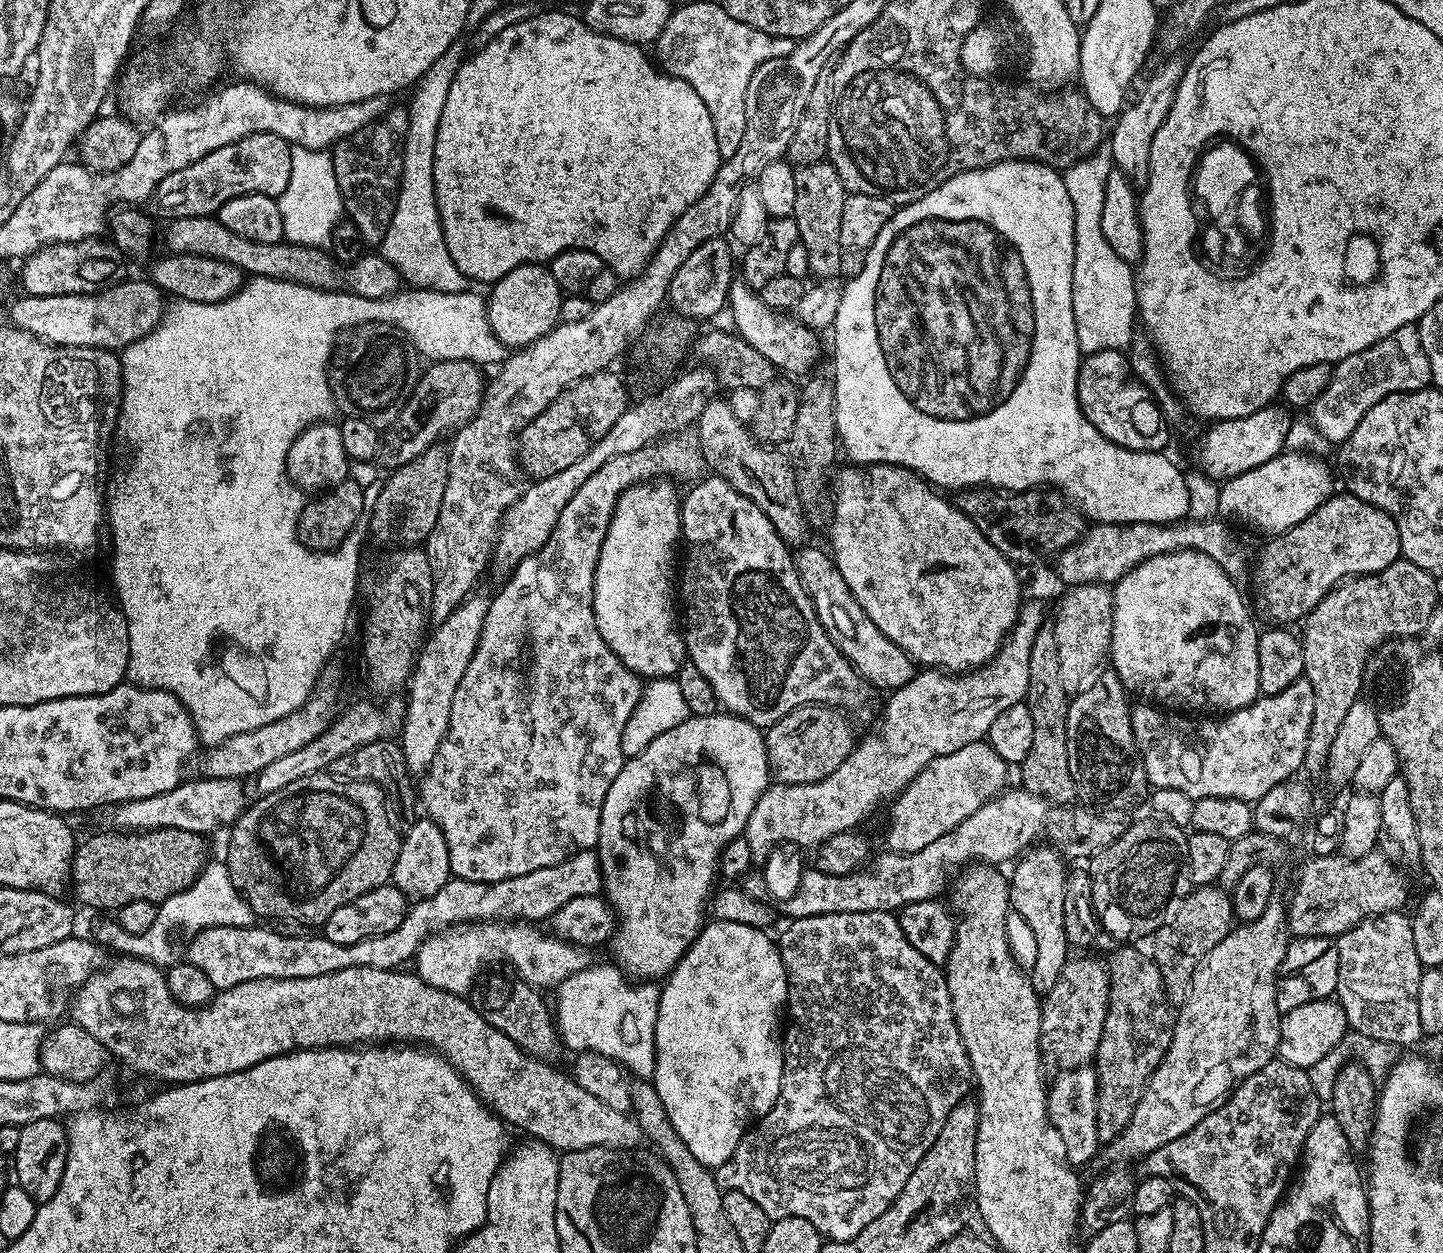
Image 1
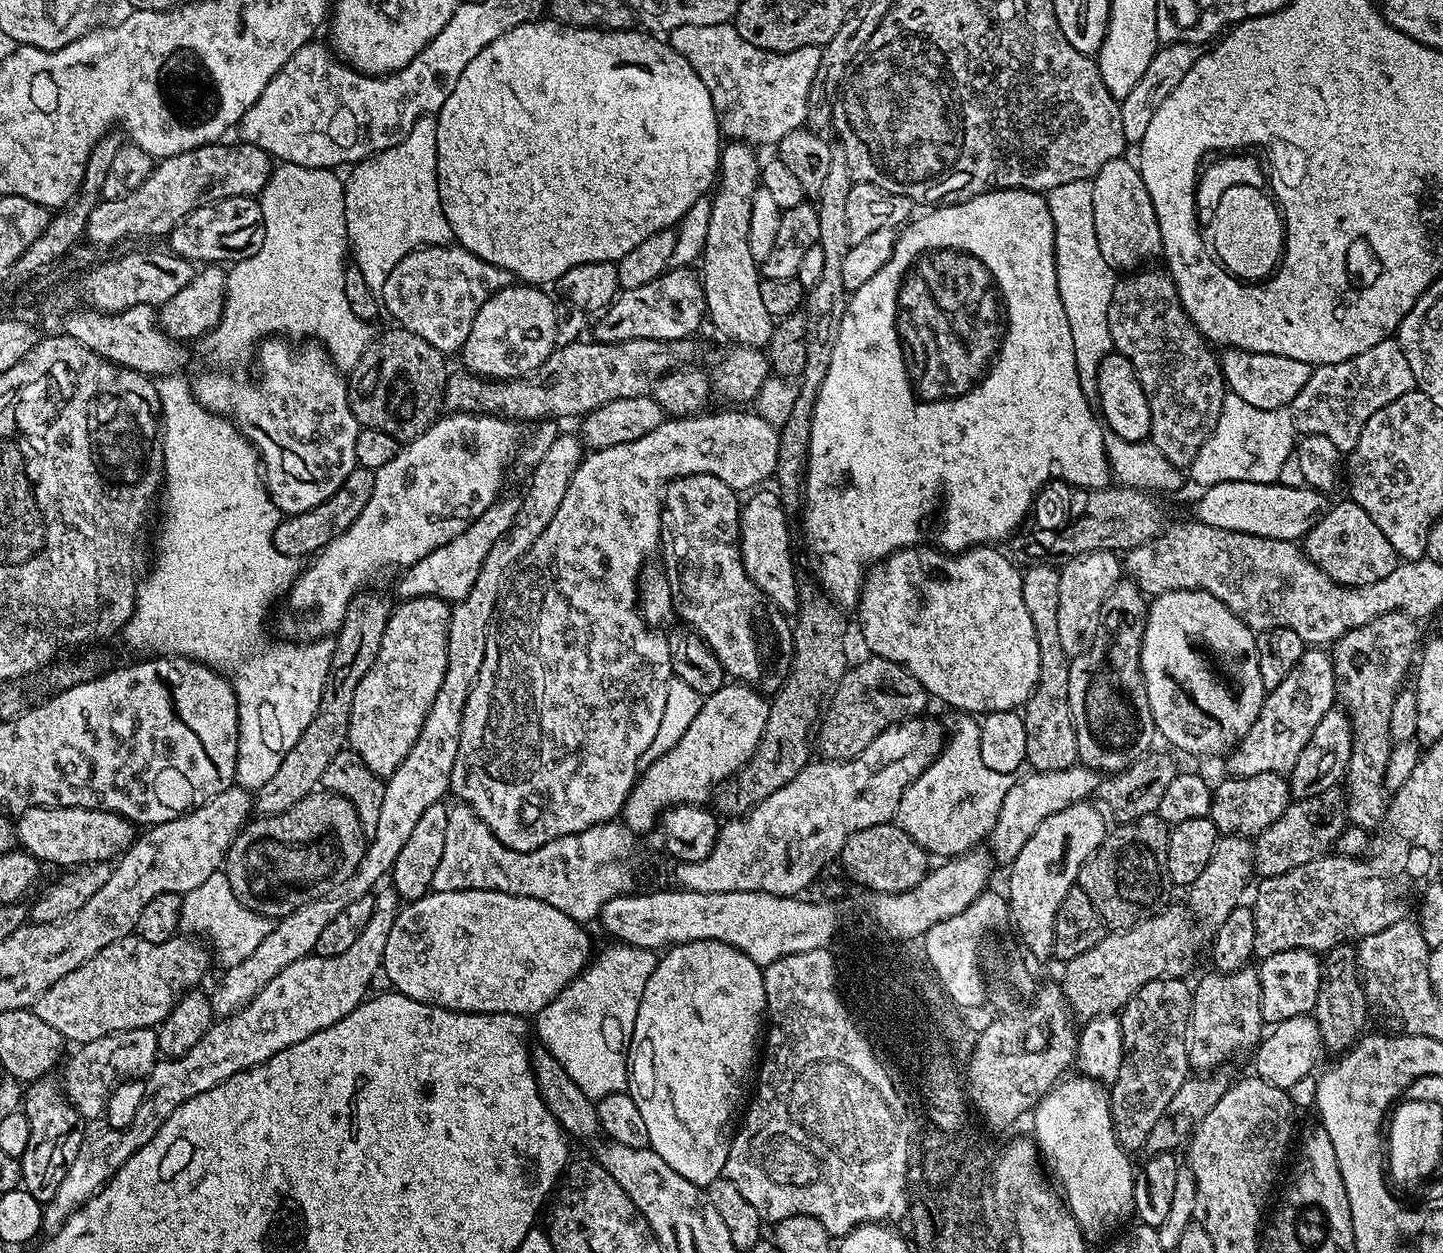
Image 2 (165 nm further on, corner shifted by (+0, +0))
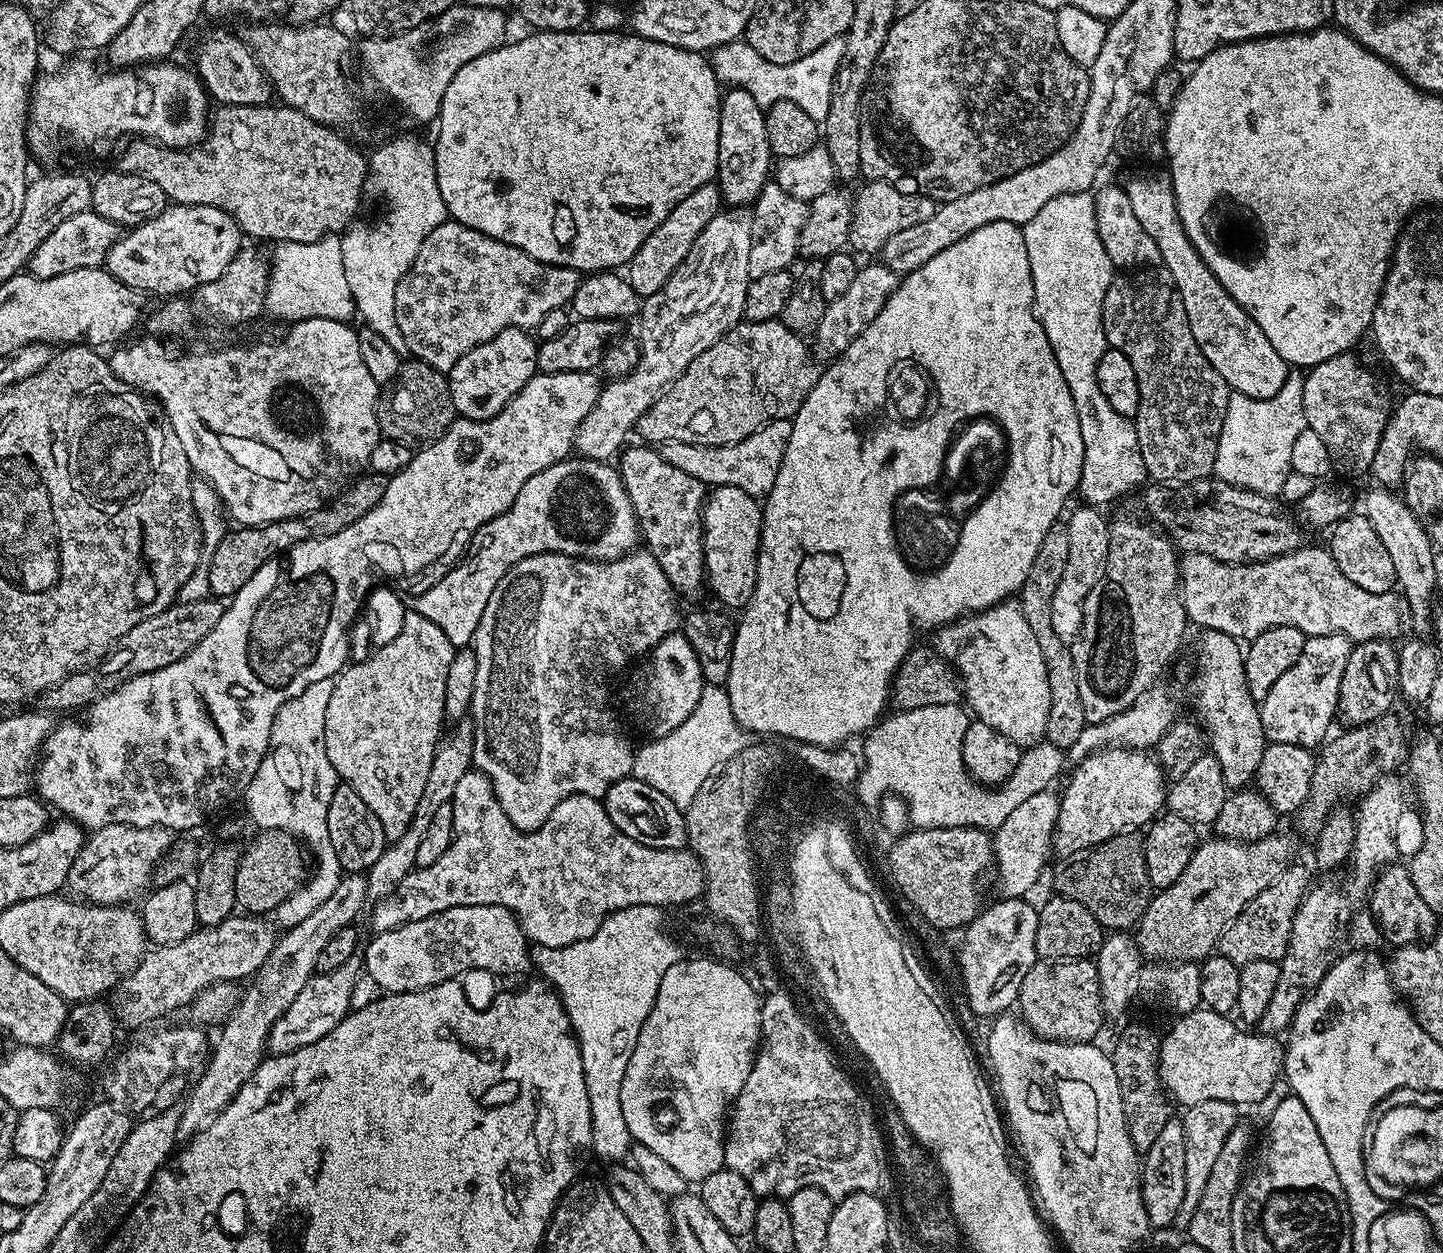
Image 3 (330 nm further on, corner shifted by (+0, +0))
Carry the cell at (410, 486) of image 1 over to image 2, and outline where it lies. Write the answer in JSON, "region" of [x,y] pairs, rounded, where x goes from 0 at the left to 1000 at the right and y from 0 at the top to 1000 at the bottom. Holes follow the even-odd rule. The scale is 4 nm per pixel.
{"region":[[[250,471],[245,476],[240,487],[240,493],[235,504],[232,505],[230,515],[230,528],[226,541],[226,547],[223,551],[223,560],[217,569],[215,579],[209,586],[209,589],[198,602],[195,611],[190,617],[190,621],[184,624],[176,632],[176,648],[178,652],[192,651],[201,643],[209,640],[216,632],[220,631],[226,611],[241,593],[241,580],[243,579],[243,566],[245,563],[245,551],[248,551],[248,544],[254,541],[254,535],[259,532],[259,525],[262,525],[262,519],[265,516],[265,506],[267,506],[267,496],[272,492],[272,480],[266,476],[254,476]]]}

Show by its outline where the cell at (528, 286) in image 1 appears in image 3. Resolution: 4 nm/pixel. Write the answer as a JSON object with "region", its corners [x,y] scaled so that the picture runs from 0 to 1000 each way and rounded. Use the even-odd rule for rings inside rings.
{"region":[[[351,262],[342,270],[328,276],[323,283],[320,283],[320,286],[317,286],[316,291],[309,298],[312,308],[312,318],[316,325],[317,333],[323,335],[339,335],[342,334],[342,330],[347,329],[359,315],[362,308],[365,308],[365,305],[367,305],[367,302],[372,299],[372,277],[372,269],[368,264],[362,262]]]}

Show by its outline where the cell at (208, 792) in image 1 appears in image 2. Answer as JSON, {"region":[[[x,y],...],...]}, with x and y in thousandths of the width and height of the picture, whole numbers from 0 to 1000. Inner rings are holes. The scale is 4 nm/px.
{"region":[[[21,645],[13,649],[10,663],[13,676],[19,682],[31,690],[42,690],[45,694],[80,687],[96,666],[95,658],[91,655],[67,645]]]}

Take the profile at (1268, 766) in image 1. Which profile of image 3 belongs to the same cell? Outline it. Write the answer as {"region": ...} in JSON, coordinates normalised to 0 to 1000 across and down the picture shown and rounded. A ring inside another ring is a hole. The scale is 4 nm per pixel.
{"region":[[[916,506],[904,510],[904,521],[900,528],[897,528],[897,532],[880,547],[880,554],[872,559],[873,575],[879,594],[893,594],[909,599],[918,593],[920,580],[927,571],[930,535],[933,535],[937,515],[938,512],[930,506]]]}

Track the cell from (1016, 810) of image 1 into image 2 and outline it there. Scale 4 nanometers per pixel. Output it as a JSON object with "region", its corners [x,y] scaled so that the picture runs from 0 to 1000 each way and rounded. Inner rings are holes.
{"region":[[[749,610],[739,612],[739,615],[715,616],[710,619],[708,623],[700,629],[694,643],[692,653],[683,669],[685,678],[687,685],[693,690],[701,690],[705,683],[714,667],[727,652],[735,649],[743,642],[752,639],[762,630],[764,625],[763,619],[757,613]]]}

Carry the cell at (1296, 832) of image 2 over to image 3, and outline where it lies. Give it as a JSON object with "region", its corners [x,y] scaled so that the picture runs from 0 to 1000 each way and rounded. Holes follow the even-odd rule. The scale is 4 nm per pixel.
{"region":[[[967,570],[958,571],[949,578],[935,580],[929,587],[924,587],[914,598],[908,634],[897,650],[899,662],[907,669],[914,666],[919,653],[929,639],[937,640],[934,638],[945,637],[957,619],[967,617],[967,612],[974,609],[977,599],[973,578]]]}

